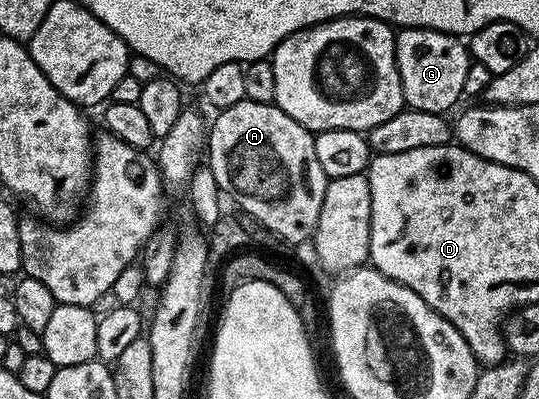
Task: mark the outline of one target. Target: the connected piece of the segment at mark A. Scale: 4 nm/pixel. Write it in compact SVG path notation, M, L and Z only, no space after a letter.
M245 99L237 102L237 106L229 106L222 109L218 113L219 116L209 124L209 131L207 134L207 143L205 145L205 156L209 161L209 167L213 172L213 177L216 179L217 186L220 193L232 196L245 211L248 212L250 219L256 225L268 228L275 236L280 236L283 240L288 240L291 244L299 244L302 240L310 241L315 235L315 227L317 226L317 218L321 214L321 202L325 200L325 190L327 189L328 178L325 170L321 170L321 162L317 162L317 150L315 149L315 138L308 128L301 126L301 122L293 122L293 118L289 118L289 114L285 114L285 110L281 110L274 102L270 104L262 104L261 102L253 102Z

